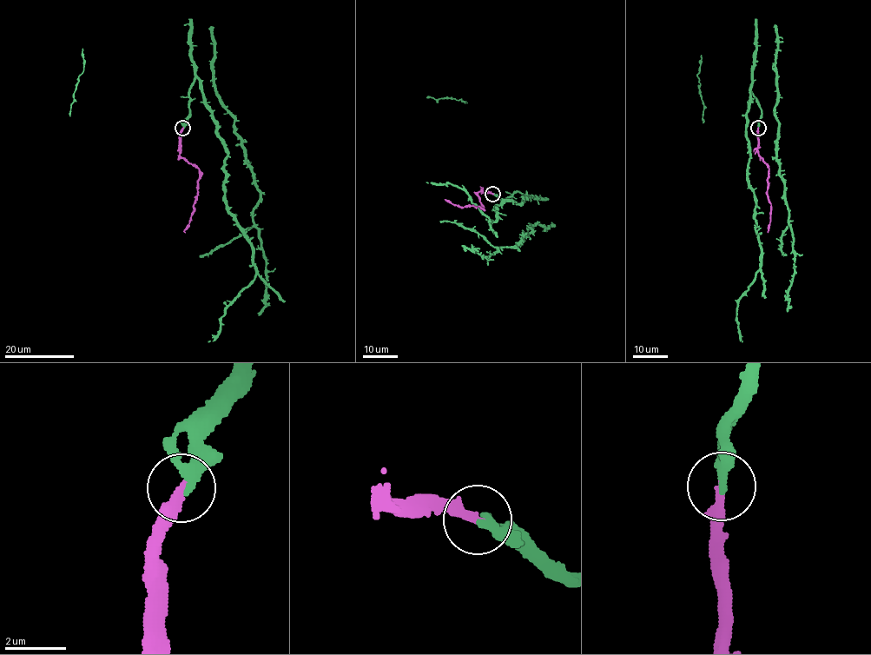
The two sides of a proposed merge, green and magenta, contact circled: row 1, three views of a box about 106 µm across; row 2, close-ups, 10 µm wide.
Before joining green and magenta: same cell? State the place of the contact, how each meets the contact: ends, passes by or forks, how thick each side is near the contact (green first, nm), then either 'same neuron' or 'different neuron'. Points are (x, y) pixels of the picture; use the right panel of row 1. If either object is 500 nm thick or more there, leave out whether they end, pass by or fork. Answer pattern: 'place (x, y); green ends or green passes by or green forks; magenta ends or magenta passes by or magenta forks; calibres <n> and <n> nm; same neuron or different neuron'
place (758, 128); green passes by; magenta ends; calibres 240 and 320 nm; same neuron

